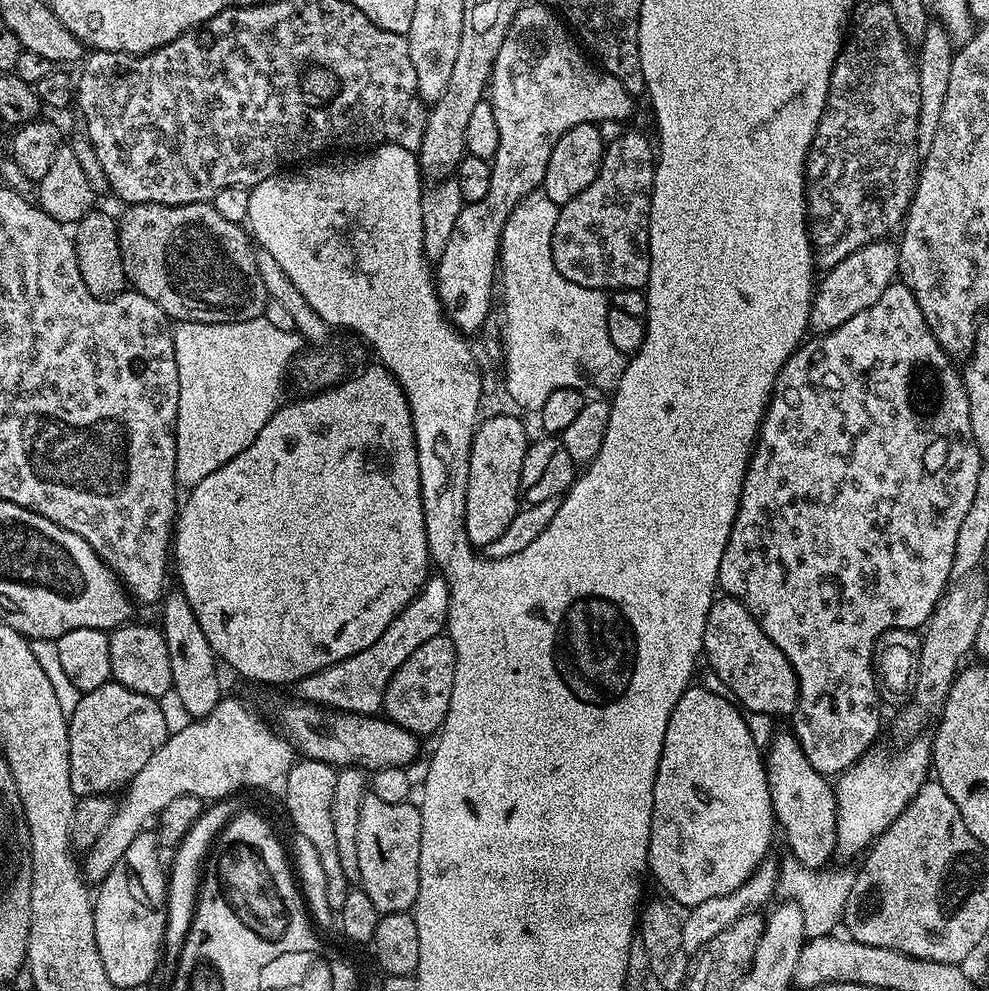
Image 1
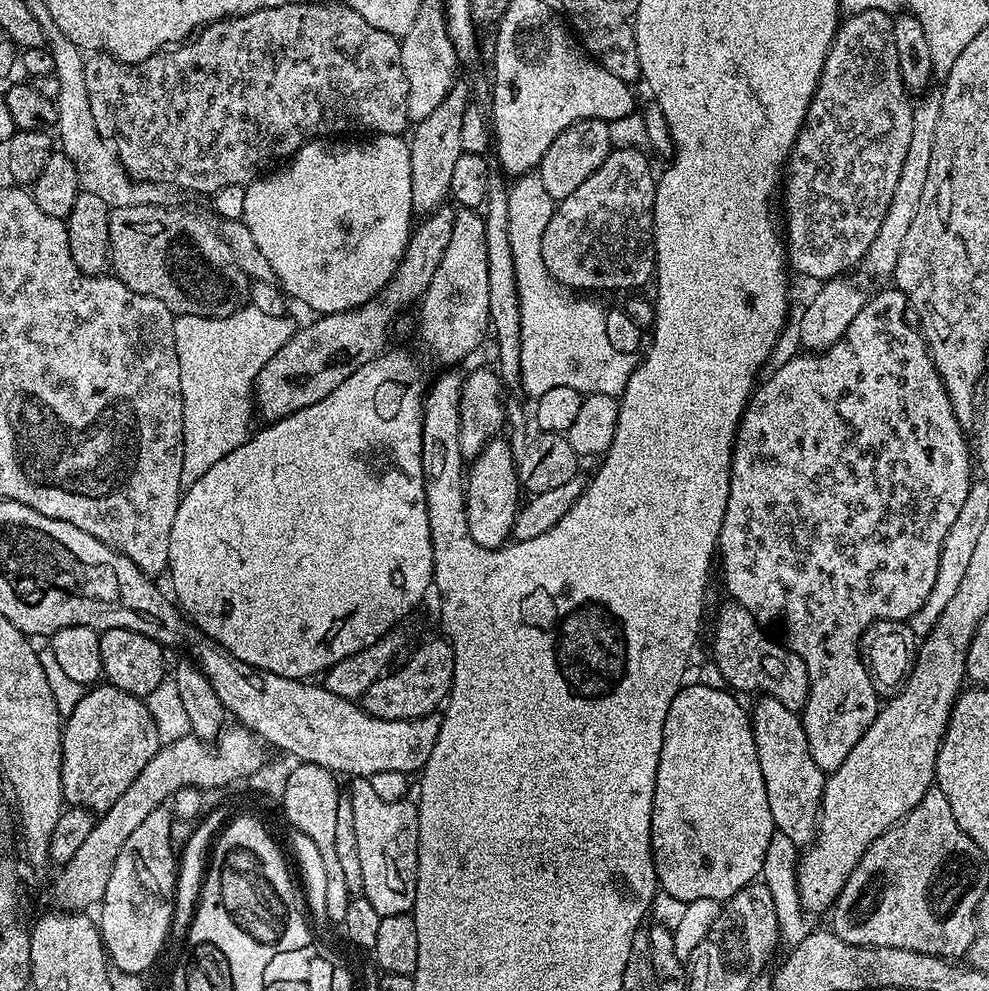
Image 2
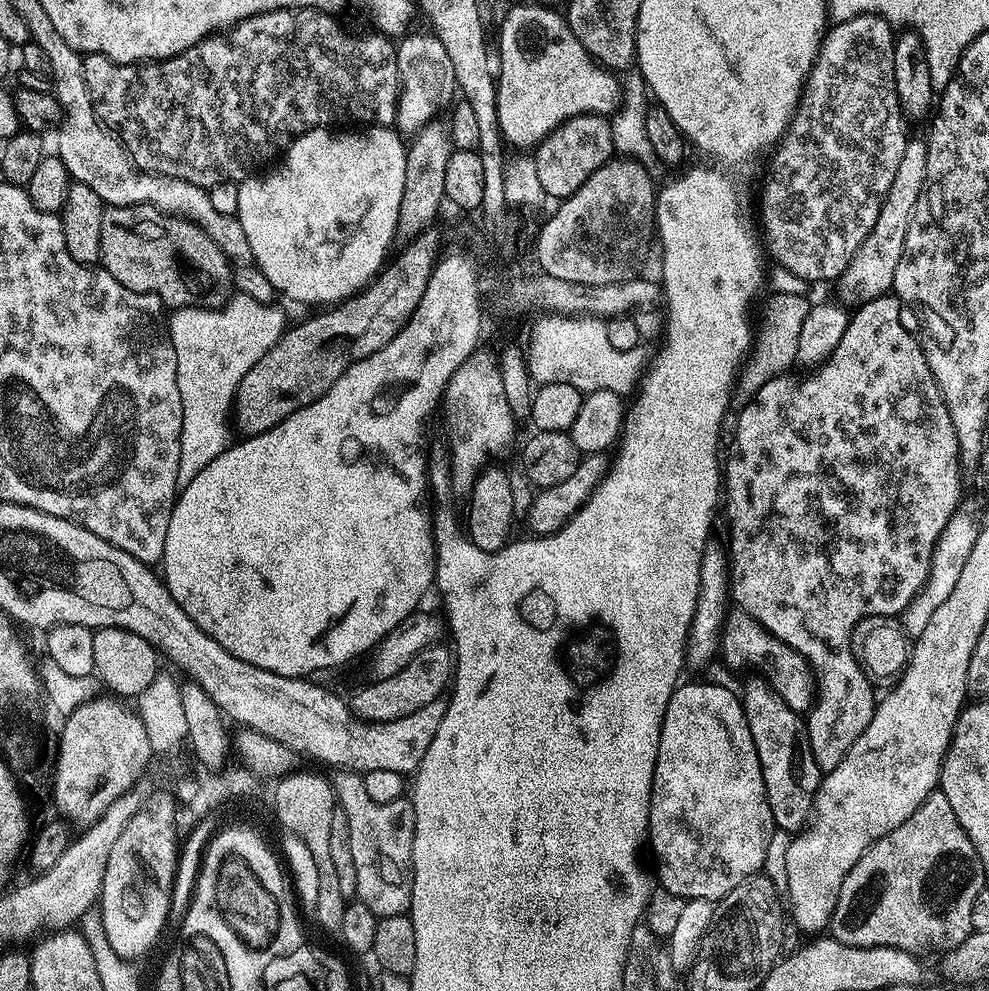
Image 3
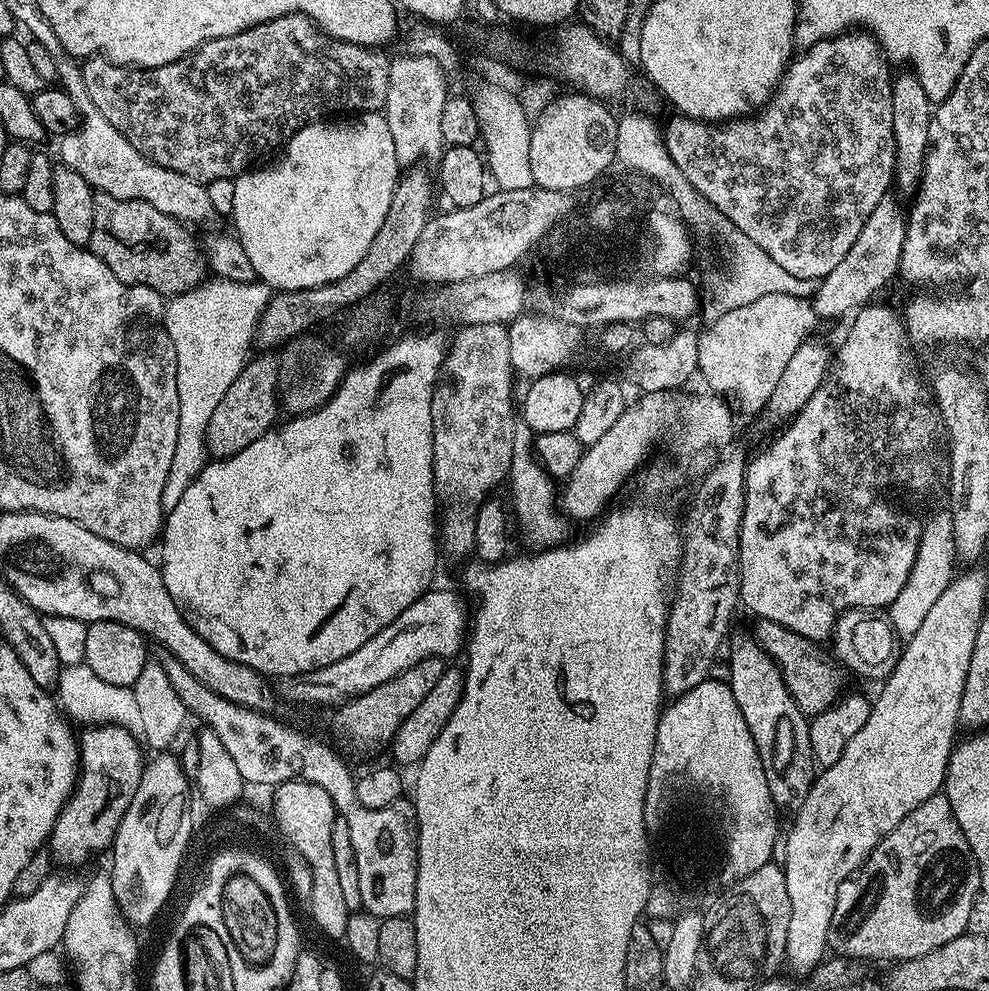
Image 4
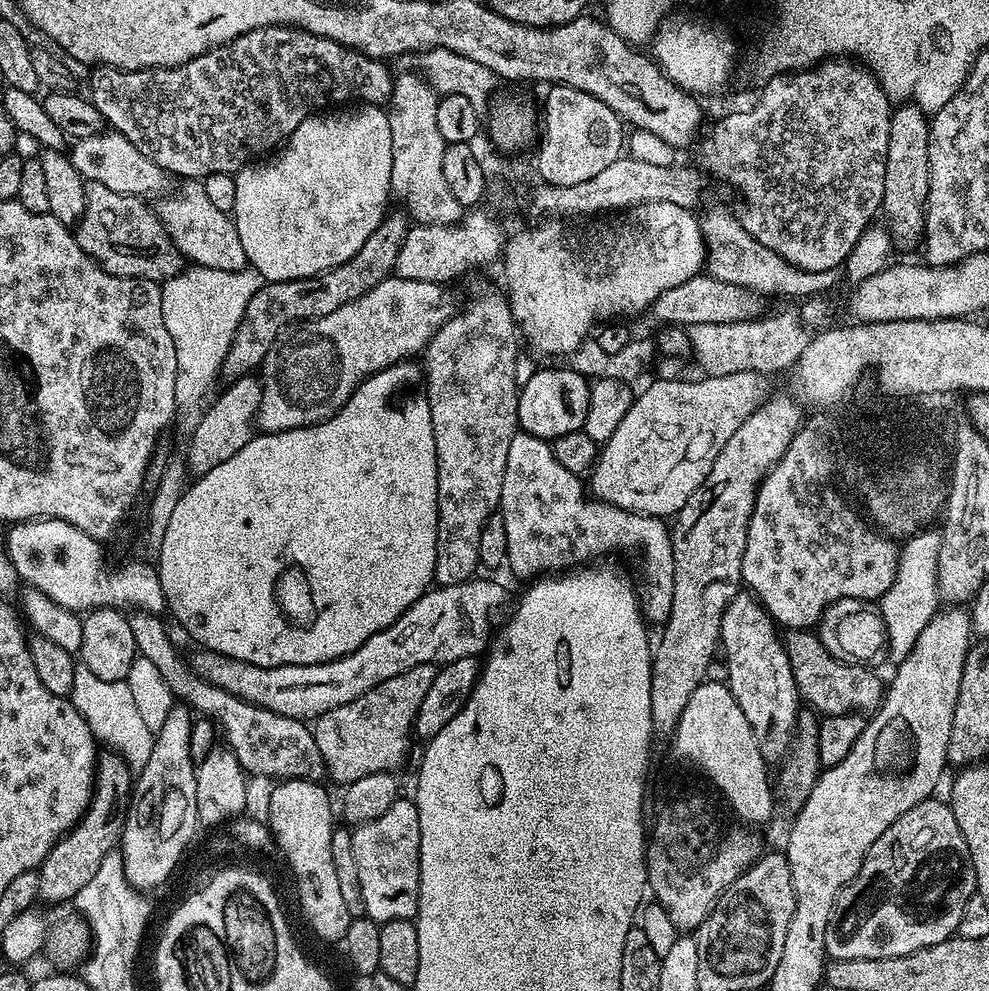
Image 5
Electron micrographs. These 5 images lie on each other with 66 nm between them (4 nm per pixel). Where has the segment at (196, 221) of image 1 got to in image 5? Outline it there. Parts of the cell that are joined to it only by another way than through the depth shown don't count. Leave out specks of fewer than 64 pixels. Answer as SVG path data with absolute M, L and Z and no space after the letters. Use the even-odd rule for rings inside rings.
M87 181L84 212L75 225L74 235L85 254L110 274L163 282L180 273L182 257L166 234L159 215L144 204L147 203L141 197L118 194L102 186L102 182Z

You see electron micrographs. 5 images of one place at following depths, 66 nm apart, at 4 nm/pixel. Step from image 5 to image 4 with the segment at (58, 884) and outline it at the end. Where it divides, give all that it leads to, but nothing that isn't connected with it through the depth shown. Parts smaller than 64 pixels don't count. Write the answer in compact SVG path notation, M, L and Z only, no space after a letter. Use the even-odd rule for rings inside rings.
M93 724L81 732L84 733L78 736L80 767L76 787L58 814L46 844L57 865L82 864L95 852L107 853L111 849L124 813L135 801L146 763L145 757L140 757L141 741L116 724Z

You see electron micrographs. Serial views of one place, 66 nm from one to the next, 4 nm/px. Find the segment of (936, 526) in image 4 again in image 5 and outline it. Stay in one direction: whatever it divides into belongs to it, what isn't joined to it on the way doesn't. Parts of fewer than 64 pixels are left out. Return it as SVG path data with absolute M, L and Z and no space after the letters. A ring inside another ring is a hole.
M921 530L916 535L905 539L902 544L900 554L900 565L896 567L896 577L886 590L886 594L881 596L878 601L880 617L884 619L886 634L888 635L887 655L893 656L893 661L899 662L905 660L914 650L918 642L918 634L926 630L926 626L932 621L932 617L938 611L938 593L936 591L936 571L938 570L938 550L940 549L940 534L936 530Z

